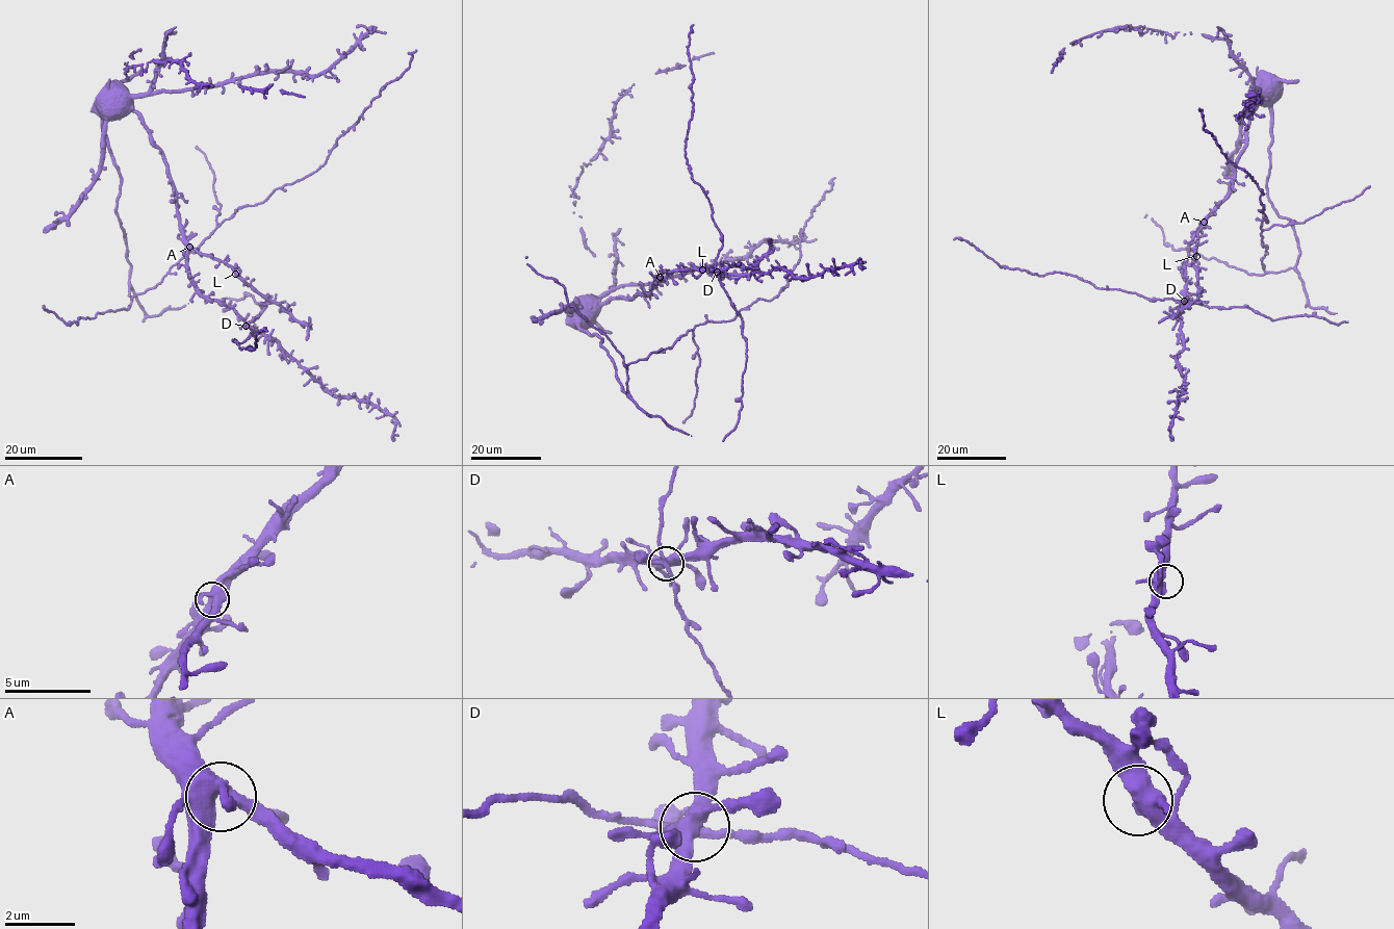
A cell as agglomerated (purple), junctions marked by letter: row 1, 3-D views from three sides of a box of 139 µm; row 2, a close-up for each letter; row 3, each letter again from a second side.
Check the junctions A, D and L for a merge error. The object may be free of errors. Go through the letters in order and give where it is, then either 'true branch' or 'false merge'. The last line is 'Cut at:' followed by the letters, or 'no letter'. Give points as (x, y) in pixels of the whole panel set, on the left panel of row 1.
A: place (189, 247); true branch
D: place (246, 326); true branch
L: place (235, 274); true branch
Cut at: no letter

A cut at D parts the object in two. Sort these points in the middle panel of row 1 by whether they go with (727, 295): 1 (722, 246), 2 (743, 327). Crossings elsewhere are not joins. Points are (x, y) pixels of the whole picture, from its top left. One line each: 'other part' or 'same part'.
1: same part
2: same part

